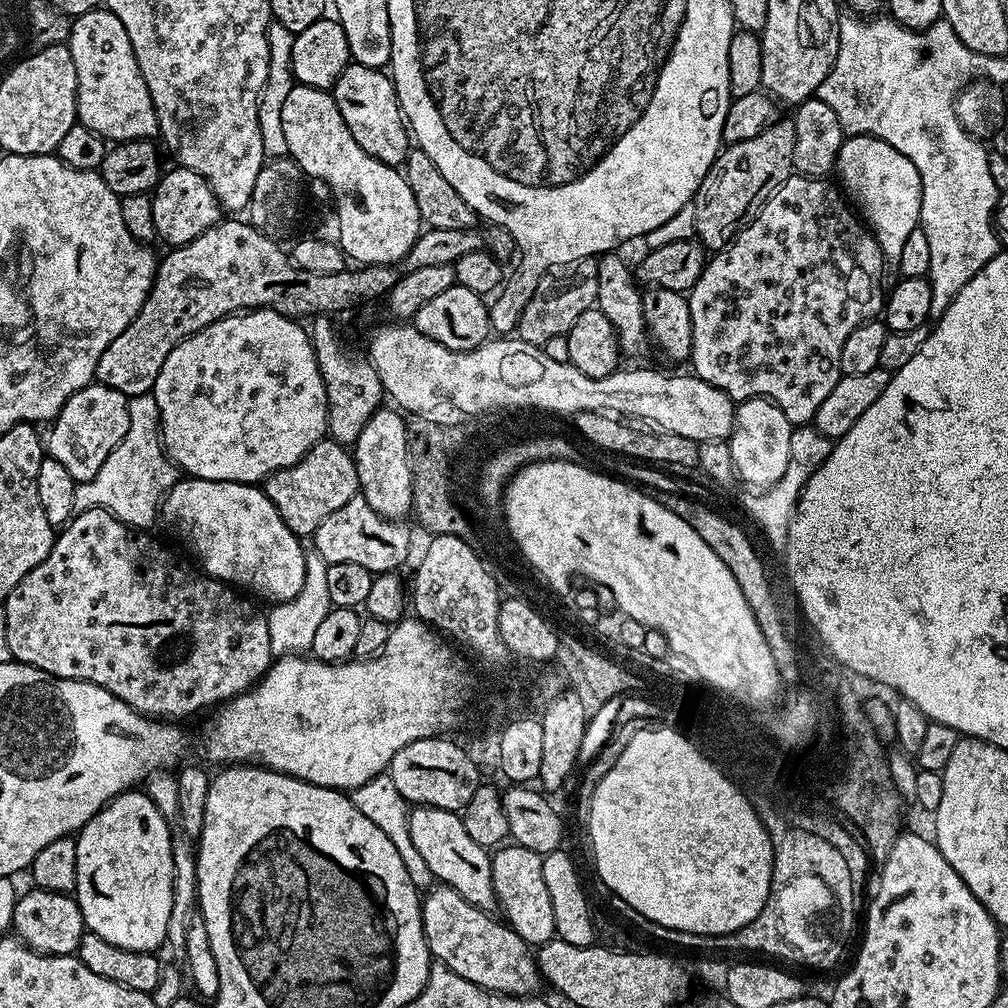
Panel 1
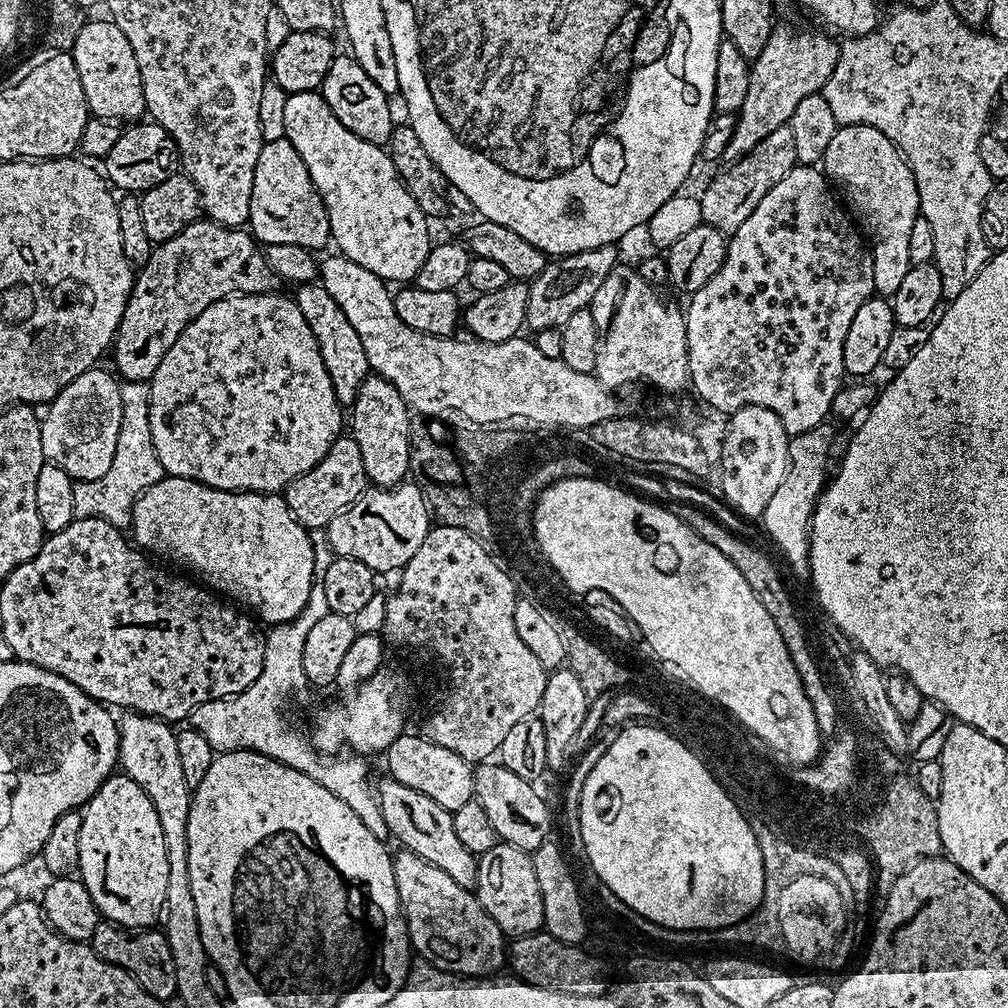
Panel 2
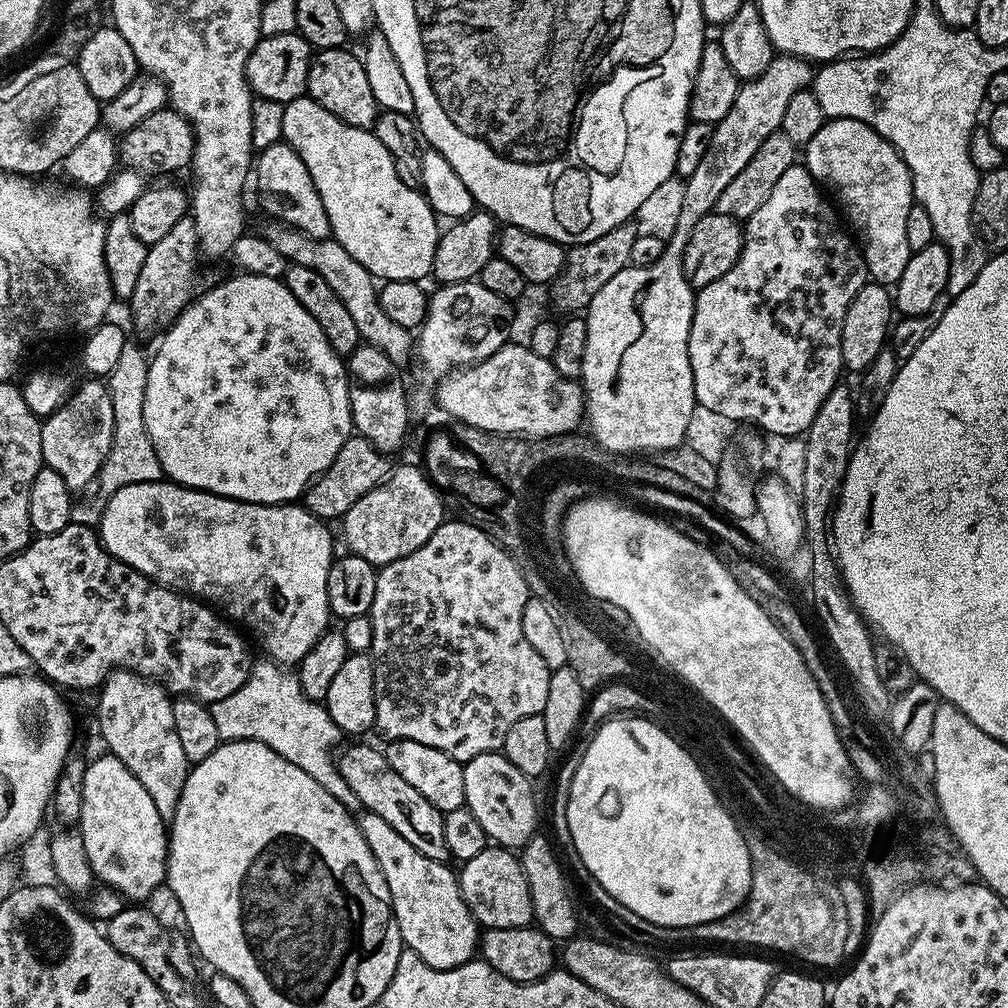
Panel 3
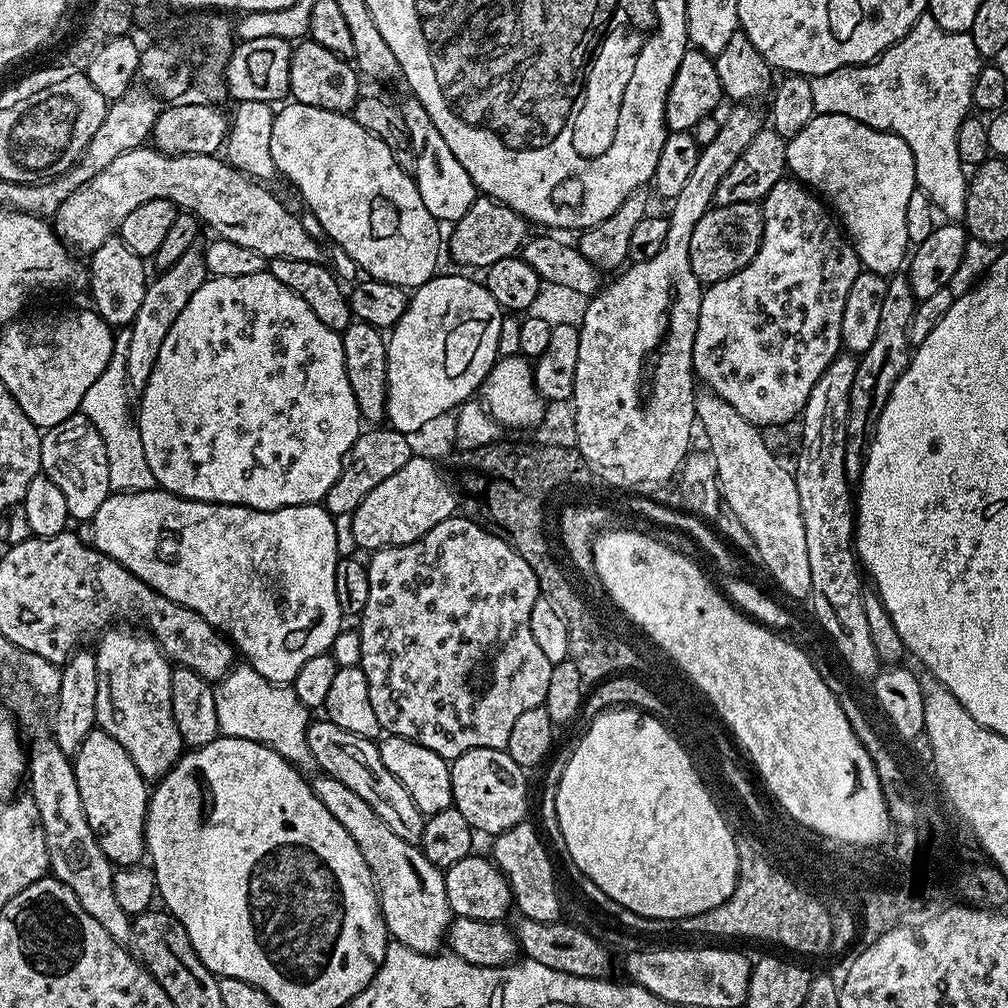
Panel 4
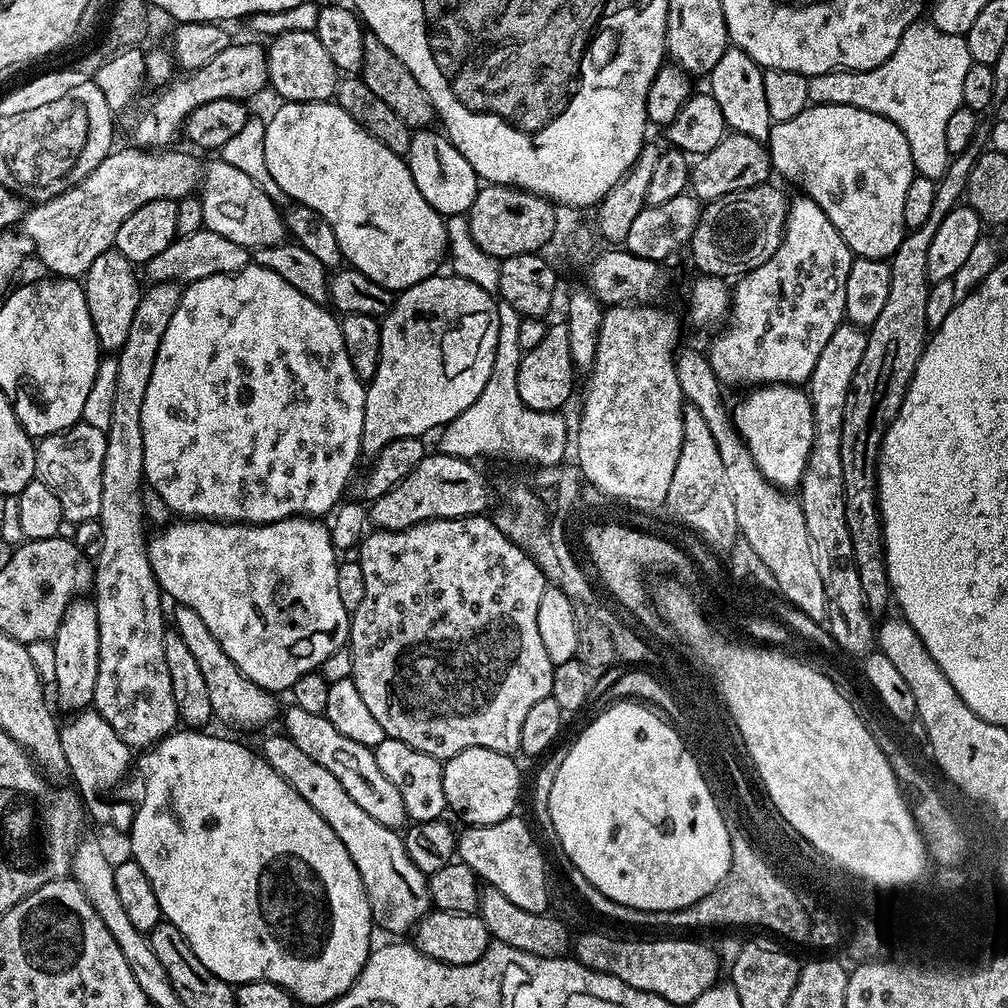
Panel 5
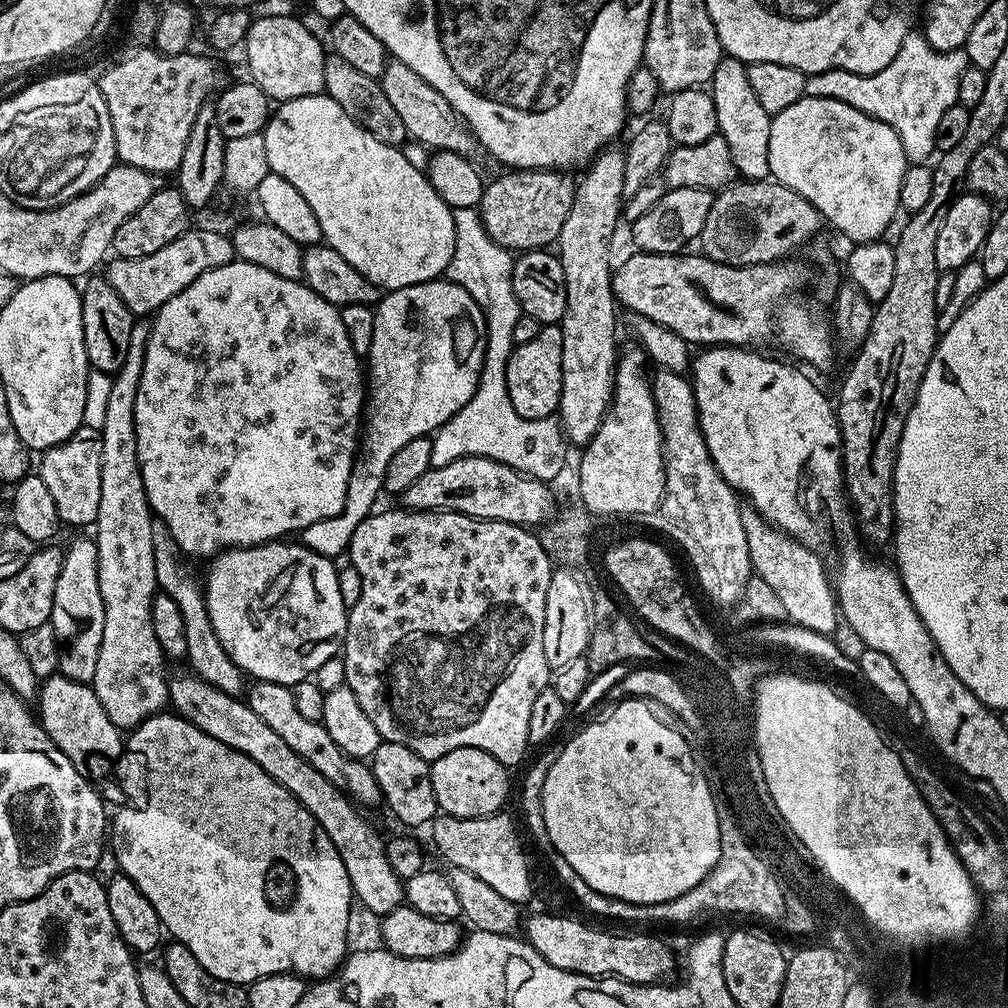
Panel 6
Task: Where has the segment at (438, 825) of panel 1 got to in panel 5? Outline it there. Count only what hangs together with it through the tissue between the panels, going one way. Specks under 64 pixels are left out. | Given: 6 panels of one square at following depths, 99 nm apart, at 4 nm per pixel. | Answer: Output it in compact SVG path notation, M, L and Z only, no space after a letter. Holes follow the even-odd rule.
M297 704L288 706L285 712L283 709L282 720L283 716L283 735L292 739L294 746L298 746L302 754L314 758L314 762L322 762L322 766L326 766L326 770L330 770L330 774L334 774L334 778L342 782L346 794L350 794L350 798L354 798L354 802L358 802L358 806L362 806L362 810L366 810L366 814L370 814L374 822L382 822L382 826L397 830L405 827L408 820L406 806L402 804L402 797L398 795L398 789L392 785L390 778L382 774L373 749L362 746L362 742L346 738L346 734L341 734L334 722L327 720L324 715L309 714Z

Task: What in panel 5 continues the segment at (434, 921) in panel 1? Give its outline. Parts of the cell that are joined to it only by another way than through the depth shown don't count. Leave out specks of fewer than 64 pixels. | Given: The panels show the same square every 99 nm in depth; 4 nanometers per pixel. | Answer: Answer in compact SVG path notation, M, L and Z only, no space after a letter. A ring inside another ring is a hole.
M277 734L266 737L262 755L266 763L282 774L287 784L294 786L294 790L298 790L298 794L302 794L302 798L306 798L306 802L310 802L310 806L326 818L326 826L338 834L342 846L346 846L346 854L354 858L354 866L358 866L358 874L370 902L373 925L380 927L381 924L388 932L411 933L433 903L428 877L414 866L414 862L410 862L401 833L382 826L382 822L374 822L374 818L370 818L370 814L366 814L366 810L362 810L362 806L346 794L342 782L338 782L338 778L334 778L322 762L314 762L314 758L302 754L288 736Z

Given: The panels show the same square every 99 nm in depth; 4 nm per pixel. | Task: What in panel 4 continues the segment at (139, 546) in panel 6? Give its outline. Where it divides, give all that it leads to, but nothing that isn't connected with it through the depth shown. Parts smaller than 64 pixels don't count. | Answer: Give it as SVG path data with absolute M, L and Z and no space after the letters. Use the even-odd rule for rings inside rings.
M193 246L178 258L169 268L159 273L160 277L149 279L148 289L142 298L142 306L138 306L138 314L134 314L130 325L131 341L126 353L126 378L129 389L139 394L144 391L146 382L150 382L150 374L154 374L154 362L158 362L158 350L162 350L162 342L166 342L166 334L170 334L170 326L174 326L178 314L186 310L186 302L194 298L194 290L209 279L204 261L204 253ZM109 627L99 637L100 645L95 645L94 648L98 666L96 722L99 731L110 734L110 738L114 738L114 742L118 742L118 746L122 746L126 754L130 754L130 762L138 766L138 774L142 774L145 781L158 782L177 764L186 748L182 734L178 734L178 722L174 722L170 706L173 665L151 636L143 631L127 632L120 627Z

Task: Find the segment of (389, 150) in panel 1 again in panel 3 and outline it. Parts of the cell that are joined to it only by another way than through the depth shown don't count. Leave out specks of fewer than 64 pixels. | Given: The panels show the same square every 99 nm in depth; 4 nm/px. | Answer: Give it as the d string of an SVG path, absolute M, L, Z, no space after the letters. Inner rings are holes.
M347 47L321 48L313 55L312 65L308 71L307 99L318 102L334 118L346 122L355 128L371 129L376 123L378 105L374 90L370 90L370 78L366 78L363 59Z

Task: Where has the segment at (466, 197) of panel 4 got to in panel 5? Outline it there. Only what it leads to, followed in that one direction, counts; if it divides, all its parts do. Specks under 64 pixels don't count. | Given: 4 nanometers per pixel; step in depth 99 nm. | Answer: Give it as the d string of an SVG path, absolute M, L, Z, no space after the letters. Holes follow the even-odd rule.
M416 130L412 134L406 159L414 178L414 186L418 186L422 198L426 198L426 202L430 202L430 206L434 206L434 210L441 216L463 216L474 202L478 191L476 171L470 166L470 162L466 162L466 158L462 158L462 154L458 154L443 131L432 131Z

